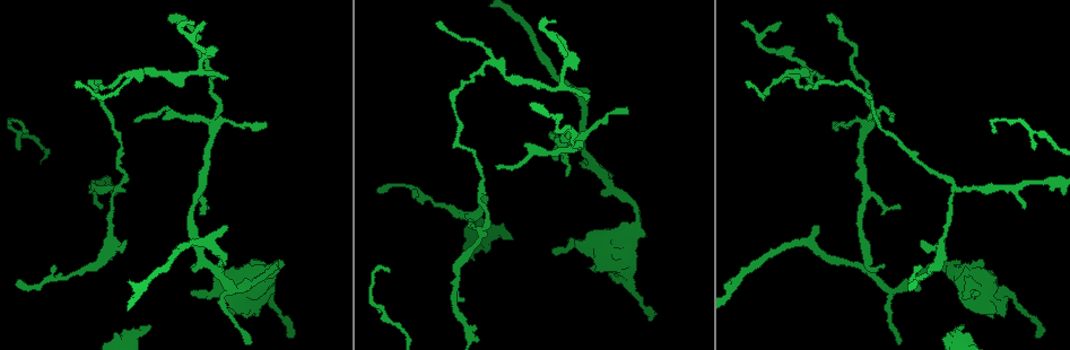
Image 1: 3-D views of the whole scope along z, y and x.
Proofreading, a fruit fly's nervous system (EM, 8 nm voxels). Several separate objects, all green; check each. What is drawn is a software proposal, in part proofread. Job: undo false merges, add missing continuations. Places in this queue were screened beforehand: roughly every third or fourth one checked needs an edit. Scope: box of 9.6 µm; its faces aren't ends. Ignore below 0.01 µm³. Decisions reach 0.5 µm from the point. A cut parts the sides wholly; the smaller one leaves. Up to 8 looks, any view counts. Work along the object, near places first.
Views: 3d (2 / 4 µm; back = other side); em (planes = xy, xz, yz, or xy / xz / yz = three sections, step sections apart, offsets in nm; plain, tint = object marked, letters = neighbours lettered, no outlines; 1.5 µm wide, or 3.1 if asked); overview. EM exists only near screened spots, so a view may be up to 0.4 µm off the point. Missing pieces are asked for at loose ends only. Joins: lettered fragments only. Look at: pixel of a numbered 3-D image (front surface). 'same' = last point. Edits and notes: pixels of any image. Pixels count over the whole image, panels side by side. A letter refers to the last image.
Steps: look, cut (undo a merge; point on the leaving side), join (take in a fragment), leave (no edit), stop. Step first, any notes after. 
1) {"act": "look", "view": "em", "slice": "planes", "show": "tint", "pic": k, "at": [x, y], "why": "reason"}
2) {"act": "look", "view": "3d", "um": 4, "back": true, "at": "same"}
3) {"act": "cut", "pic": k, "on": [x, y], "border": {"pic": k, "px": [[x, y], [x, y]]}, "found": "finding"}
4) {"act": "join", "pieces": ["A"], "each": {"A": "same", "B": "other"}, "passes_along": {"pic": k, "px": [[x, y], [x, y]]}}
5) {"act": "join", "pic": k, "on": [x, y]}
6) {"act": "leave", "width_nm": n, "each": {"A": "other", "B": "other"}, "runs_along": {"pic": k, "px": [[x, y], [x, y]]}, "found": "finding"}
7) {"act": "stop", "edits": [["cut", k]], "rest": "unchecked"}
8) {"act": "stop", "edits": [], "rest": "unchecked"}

{"act": "look", "view": "3d", "um": 2, "pic": 1, "at": [995, 131], "why": "branch stops here"}

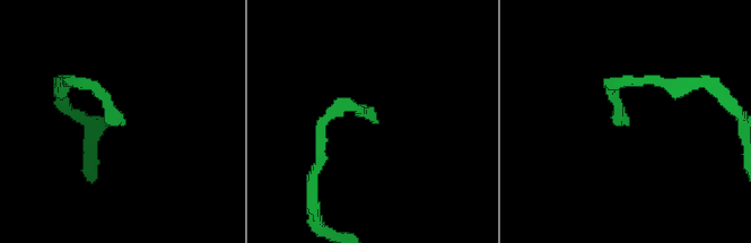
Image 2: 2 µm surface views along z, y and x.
{"act": "look", "view": "em", "slice": "xy", "step": 4, "show": "letters", "pic": 2, "at": [373, 122], "why": "need the tissue"}

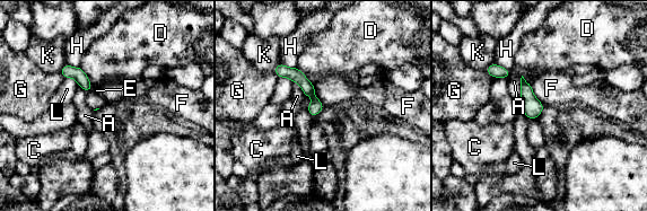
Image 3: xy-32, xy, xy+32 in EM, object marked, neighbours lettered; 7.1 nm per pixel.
{"act": "look", "view": "em", "slice": "planes", "show": "letters", "at": "same"}

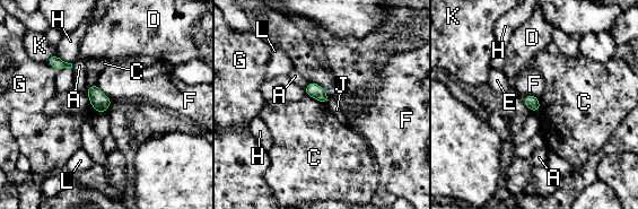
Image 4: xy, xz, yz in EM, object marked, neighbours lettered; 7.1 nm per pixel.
{"act": "leave", "width_nm": 100, "each": {"A": "other", "C": "other", "D": "other", "E": "other", "F": "other", "G": "other", "H": "other", "J": "other", "K": "other", "L": "other"}, "border": {"pic": 4, "px": [[305, 94], [325, 104]]}, "found": "no lettered fragment goes on from it"}

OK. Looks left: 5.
{"act": "look", "view": "3d", "um": 4, "pic": 1, "at": [954, 184], "why": "abrupt turn"}

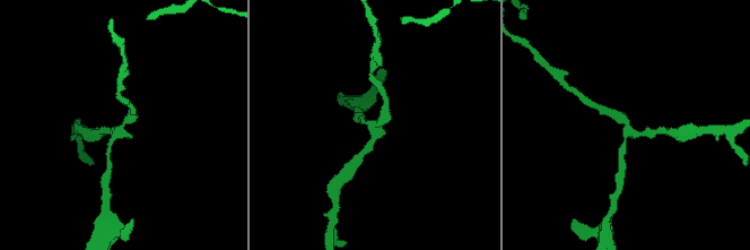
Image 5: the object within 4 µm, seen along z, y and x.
{"act": "look", "view": "em", "slice": "xy", "step": 4, "show": "tint", "pic": 5, "at": [121, 126], "arms": 3}

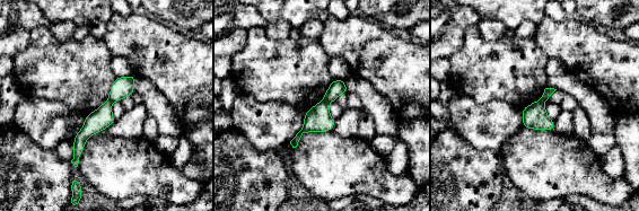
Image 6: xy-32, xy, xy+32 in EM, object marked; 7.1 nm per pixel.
{"act": "look", "view": "em", "slice": "planes", "show": "letters", "at": "same", "why": "cut it another way"}

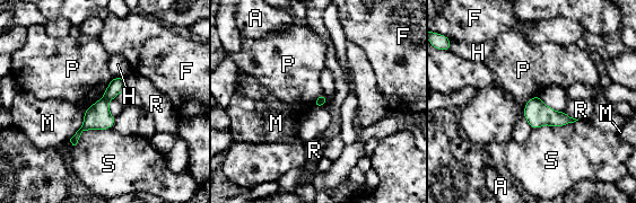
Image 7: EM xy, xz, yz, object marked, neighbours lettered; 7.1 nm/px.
{"act": "leave", "width_nm": 70, "longest_contact_nm": ["P", 300], "each": {"A": "other", "F": "other", "H": "other", "M": "other", "P": "other", "R": "other", "S": "other"}, "found": "all the same neuron"}

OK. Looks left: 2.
{"act": "look", "view": "em", "slice": "planes", "show": "tint", "pic": 1, "at": [964, 326], "why": "free end"}

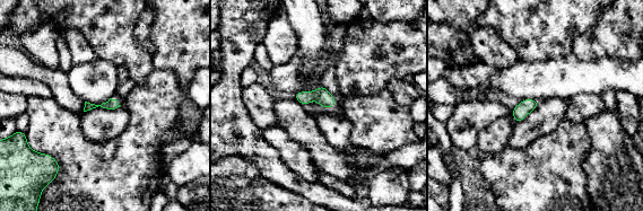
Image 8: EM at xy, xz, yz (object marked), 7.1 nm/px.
{"act": "look", "view": "em", "slice": "planes", "show": "letters", "at": "same", "why": "what lies round it"}

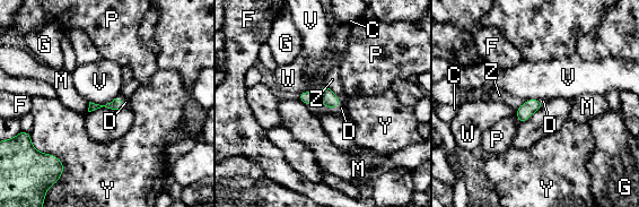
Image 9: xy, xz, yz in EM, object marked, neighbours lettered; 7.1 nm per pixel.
{"act": "join", "pieces": ["D"], "longest_contact_nm": ["Y", 190], "each": {"C": "other", "D": "same", "F": "other", "G": "other", "M": "other", "P": "other", "V": "other", "W": "other", "Y": "other", "Z": "other"}, "found": "it goes on there"}

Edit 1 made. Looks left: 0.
{"act": "stop", "edits": [["join", 9]], "rest": "unchecked"}

